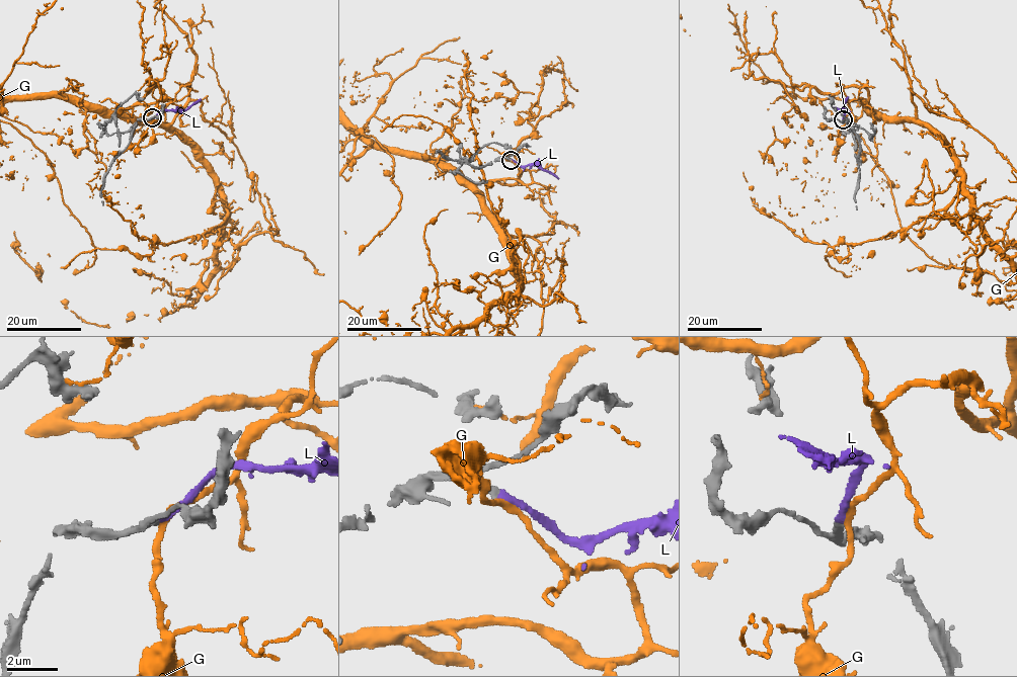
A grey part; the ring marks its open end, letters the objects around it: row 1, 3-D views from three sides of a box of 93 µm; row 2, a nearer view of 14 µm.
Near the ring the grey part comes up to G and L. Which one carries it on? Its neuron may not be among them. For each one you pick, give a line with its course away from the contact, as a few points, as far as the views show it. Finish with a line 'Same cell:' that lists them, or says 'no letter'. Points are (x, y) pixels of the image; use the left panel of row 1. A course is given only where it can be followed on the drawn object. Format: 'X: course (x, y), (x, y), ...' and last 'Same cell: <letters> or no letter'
L: course (152, 117), (162, 110), (187, 109), (200, 98)
Same cell: L

